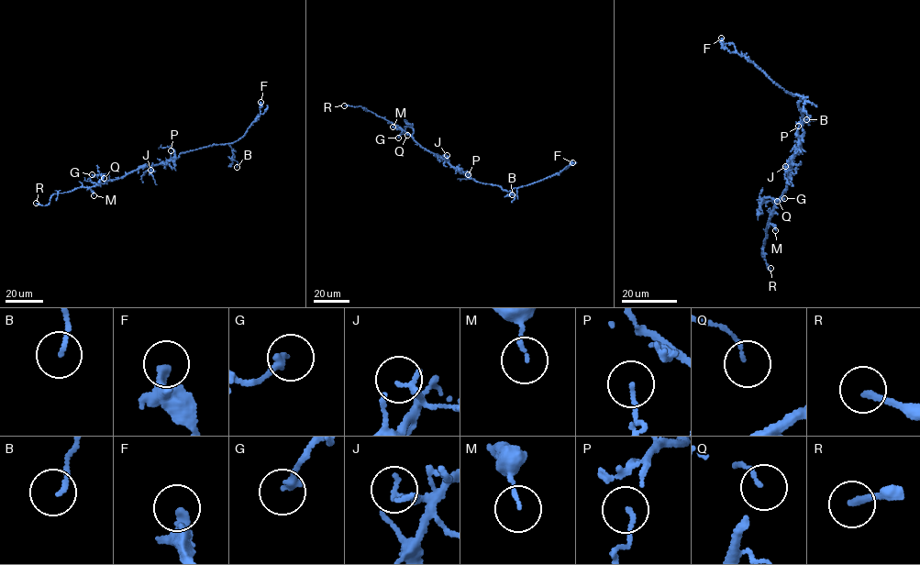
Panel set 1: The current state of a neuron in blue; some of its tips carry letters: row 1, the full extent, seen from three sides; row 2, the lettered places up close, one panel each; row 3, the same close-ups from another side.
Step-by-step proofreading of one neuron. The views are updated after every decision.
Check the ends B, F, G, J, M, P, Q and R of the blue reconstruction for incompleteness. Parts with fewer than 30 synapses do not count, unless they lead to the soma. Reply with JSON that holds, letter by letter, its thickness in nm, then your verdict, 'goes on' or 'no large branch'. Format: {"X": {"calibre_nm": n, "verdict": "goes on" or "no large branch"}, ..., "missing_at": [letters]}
{"B": {"calibre_nm": 120, "verdict": "no large branch"}, "F": {"calibre_nm": 340, "verdict": "no large branch"}, "G": {"calibre_nm": 200, "verdict": "no large branch"}, "J": {"calibre_nm": 160, "verdict": "no large branch"}, "M": {"calibre_nm": 100, "verdict": "no large branch"}, "P": {"calibre_nm": 90, "verdict": "no large branch"}, "Q": {"calibre_nm": 100, "verdict": "no large branch"}, "R": {"calibre_nm": 220, "verdict": "goes on"}, "missing_at": ["R"]}

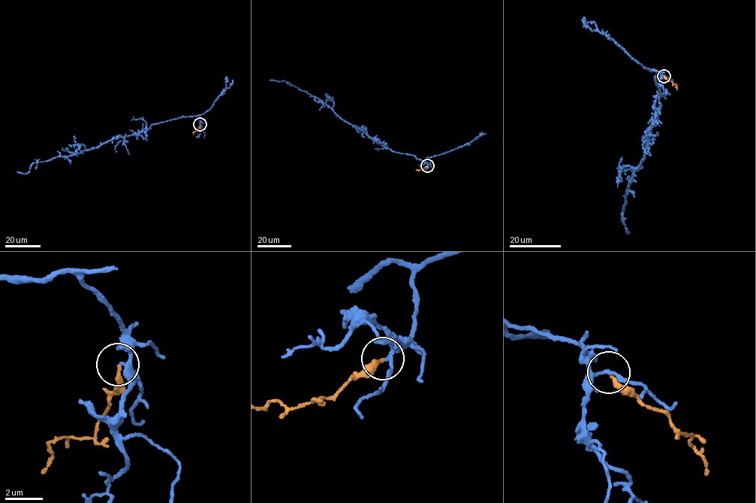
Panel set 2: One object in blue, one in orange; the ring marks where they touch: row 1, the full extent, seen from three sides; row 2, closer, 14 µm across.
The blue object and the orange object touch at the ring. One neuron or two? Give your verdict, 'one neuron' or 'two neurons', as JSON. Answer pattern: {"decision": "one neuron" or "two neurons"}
{"decision": "one neuron"}

